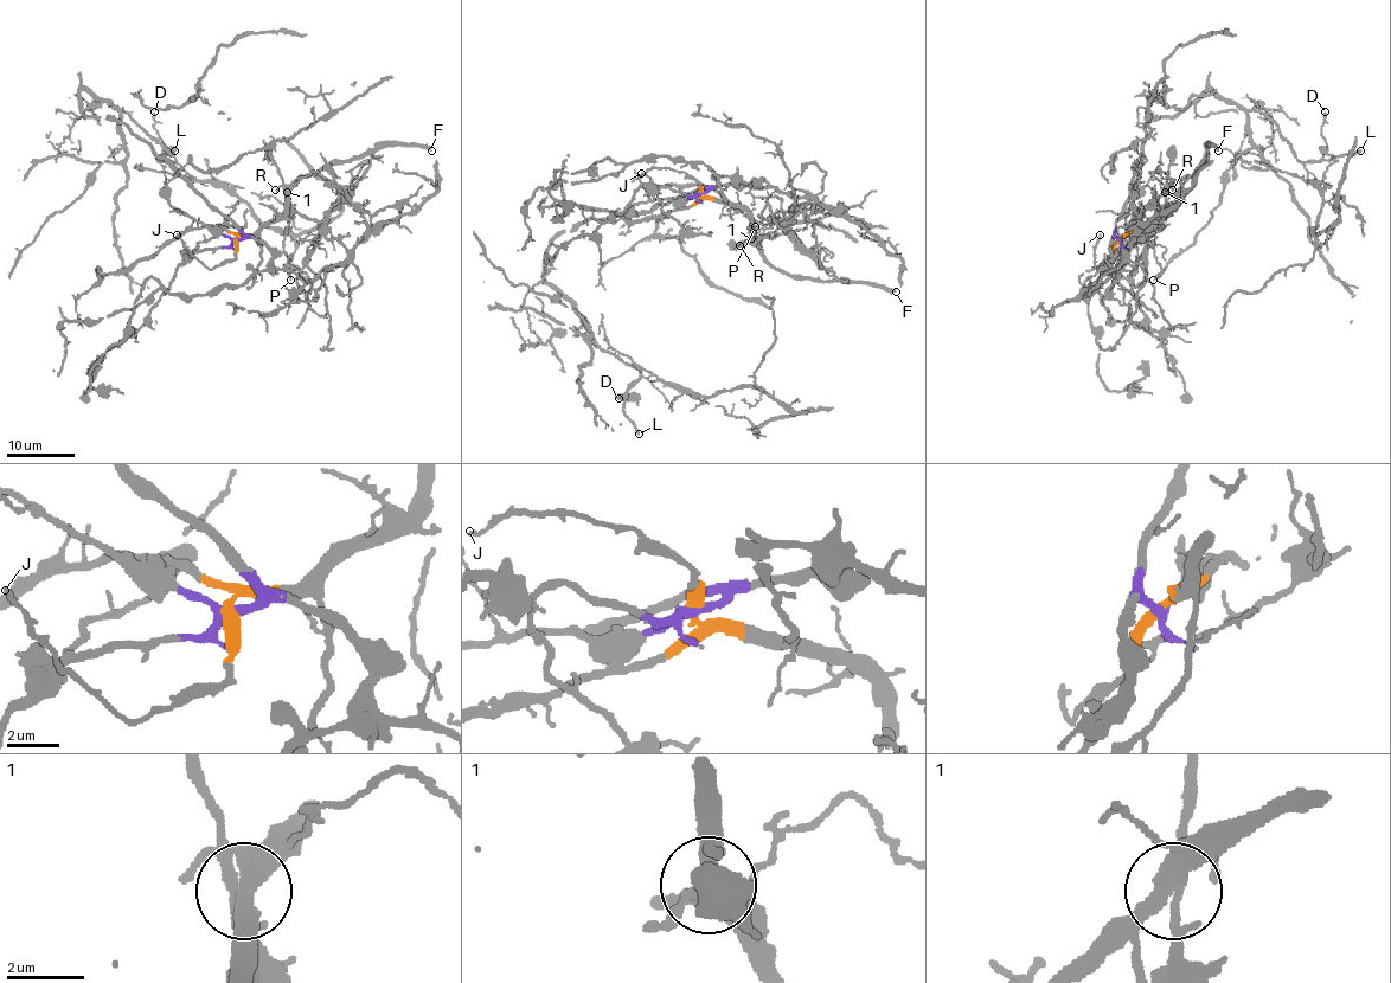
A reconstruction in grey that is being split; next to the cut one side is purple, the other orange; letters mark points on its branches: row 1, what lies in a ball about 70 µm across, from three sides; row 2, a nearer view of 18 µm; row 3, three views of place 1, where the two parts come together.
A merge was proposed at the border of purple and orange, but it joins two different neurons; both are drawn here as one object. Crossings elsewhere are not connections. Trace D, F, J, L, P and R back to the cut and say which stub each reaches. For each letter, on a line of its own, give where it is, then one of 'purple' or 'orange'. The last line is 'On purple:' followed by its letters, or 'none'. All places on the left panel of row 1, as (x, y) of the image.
D: place (154, 111); purple
F: place (431, 151); orange
J: place (177, 235); orange
L: place (174, 151); purple
P: place (290, 280); orange
R: place (275, 190); orange
On purple: D, L

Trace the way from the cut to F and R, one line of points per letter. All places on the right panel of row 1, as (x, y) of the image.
F: (1120, 239), (1166, 192), (1205, 162), (1209, 146), (1218, 151)
R: (1120, 239), (1164, 188), (1170, 185), (1173, 190)

